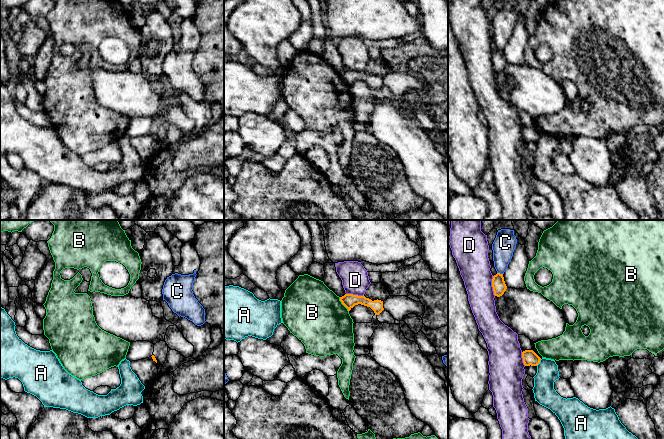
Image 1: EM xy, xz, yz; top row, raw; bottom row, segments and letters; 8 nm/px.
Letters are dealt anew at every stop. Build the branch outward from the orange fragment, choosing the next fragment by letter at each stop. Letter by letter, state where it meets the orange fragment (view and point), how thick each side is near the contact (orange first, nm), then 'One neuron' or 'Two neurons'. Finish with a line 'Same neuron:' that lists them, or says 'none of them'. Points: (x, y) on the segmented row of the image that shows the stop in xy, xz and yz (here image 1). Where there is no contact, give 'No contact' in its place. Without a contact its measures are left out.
A: Touches orange at yz (539, 362). Thickness 110 nm (orange) against 180 nm. Two neurons
B: Touches orange at xz (342, 303). Thickness 110 nm (orange) against 460 nm. Two neurons
C: Touches orange at yz (499, 273). Thickness 110 nm (orange) against 180 nm. Two neurons
D: Touches orange at yz (492, 286). Thickness 110 nm (orange) against 260 nm. Two neurons
Same neuron: none of them

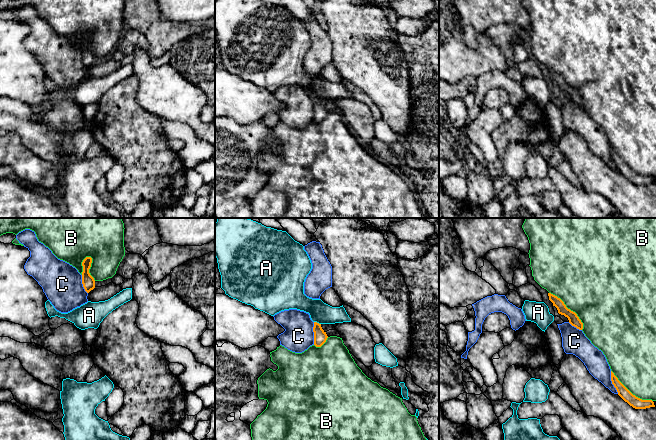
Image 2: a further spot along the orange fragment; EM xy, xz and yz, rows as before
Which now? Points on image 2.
A: Touches orange at xz (316, 322). Thickness 110 nm (orange) against 170 nm. Two neurons
B: Touches orange at xy (90, 266). Thickness 100 nm (orange) against 360 nm. Two neurons
C: Touches orange at xz (314, 333). Thickness 110 nm (orange) against 240 nm. Two neurons
Same neuron: none of them

